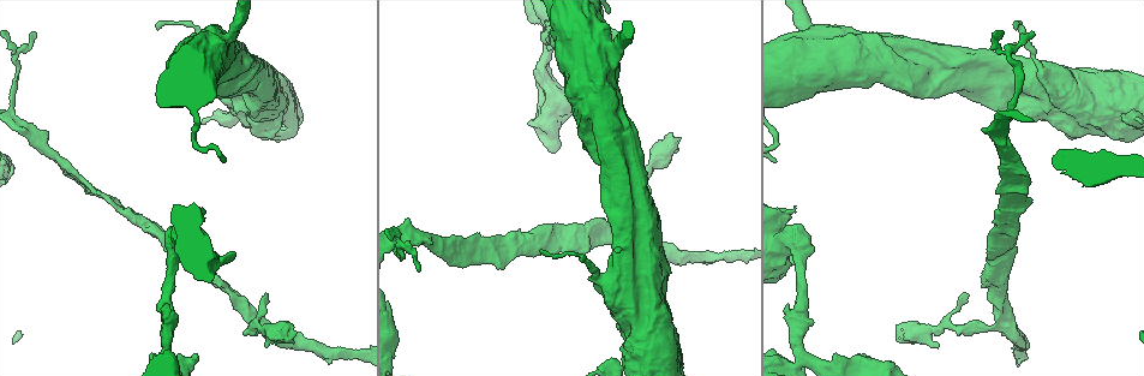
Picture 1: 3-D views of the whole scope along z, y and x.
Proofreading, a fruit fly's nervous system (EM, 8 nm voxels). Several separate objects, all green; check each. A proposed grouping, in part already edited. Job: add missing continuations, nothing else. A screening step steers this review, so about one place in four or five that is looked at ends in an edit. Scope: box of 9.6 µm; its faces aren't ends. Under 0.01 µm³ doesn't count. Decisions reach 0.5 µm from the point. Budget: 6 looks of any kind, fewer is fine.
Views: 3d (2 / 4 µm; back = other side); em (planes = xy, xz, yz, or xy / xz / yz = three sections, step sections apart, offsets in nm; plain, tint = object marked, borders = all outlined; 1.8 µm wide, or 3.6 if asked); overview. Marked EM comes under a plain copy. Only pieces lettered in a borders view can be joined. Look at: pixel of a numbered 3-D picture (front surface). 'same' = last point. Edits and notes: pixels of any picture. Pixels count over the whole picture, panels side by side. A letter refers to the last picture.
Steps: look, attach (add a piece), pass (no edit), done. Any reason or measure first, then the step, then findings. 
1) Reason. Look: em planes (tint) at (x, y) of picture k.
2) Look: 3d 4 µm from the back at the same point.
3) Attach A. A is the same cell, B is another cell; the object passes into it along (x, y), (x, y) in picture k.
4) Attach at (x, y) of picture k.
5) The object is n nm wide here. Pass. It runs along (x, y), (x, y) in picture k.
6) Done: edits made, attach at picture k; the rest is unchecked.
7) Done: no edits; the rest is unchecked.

Look: em planes (borders) at (13, 58) of picture 1.

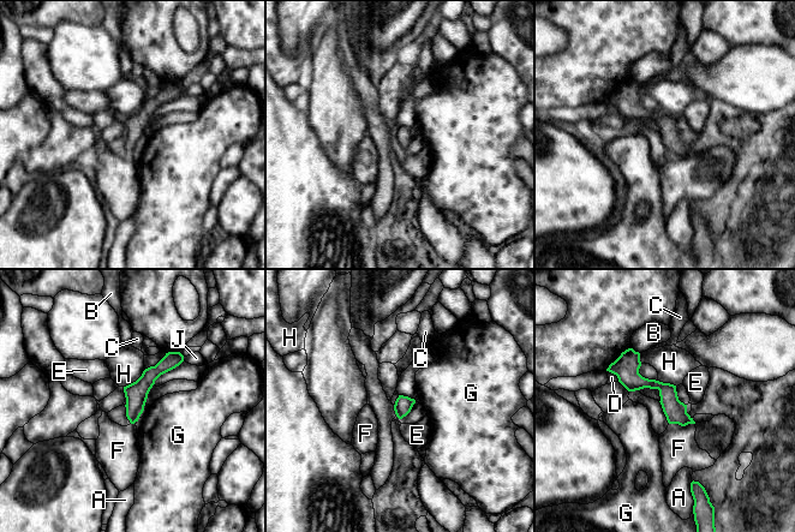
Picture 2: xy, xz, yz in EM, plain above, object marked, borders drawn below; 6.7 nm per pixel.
The object is 120 nm wide here. Pass. A, B, C, D, E, F, G, H and J are other cells; a border runs along (145, 369), (135, 381), (124, 387) in picture 2; no lettered piece goes on from it.

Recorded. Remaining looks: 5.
Branch stops here. Look: 3d 2 µm at (983, 131) of picture 1.

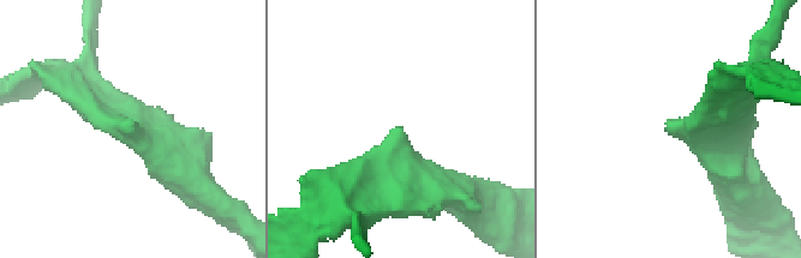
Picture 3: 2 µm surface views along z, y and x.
Now the EM. Look: em xy step 16 (borders) at (402, 126) of picture 3.

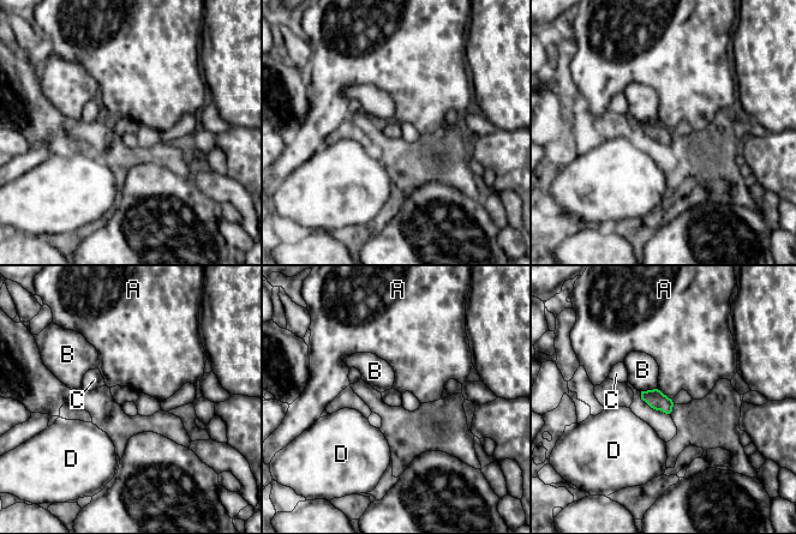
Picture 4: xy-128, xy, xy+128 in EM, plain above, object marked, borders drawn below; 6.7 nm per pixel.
Another direction. Look: em planes (borders) at the same point.

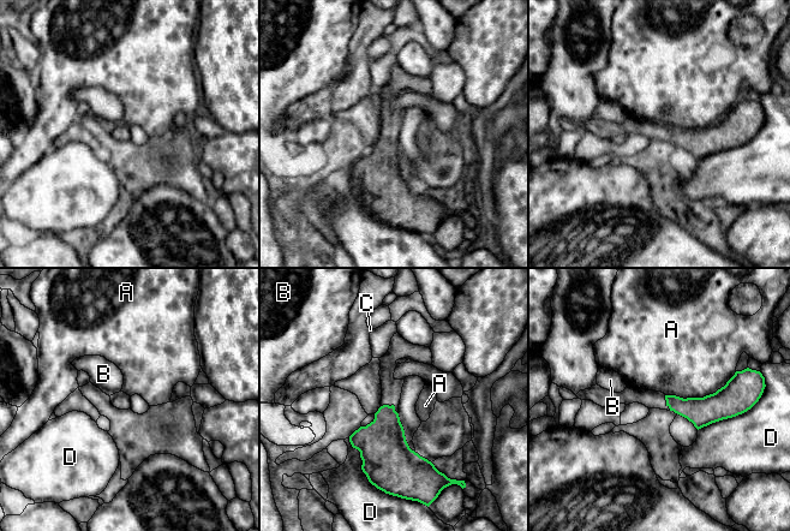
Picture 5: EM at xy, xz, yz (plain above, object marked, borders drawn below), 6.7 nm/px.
Pass. A, B, C and D are other cells; a border runs along (736, 371), (702, 397), (665, 395) in picture 5; no lettered piece goes on from it.

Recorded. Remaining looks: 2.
Branch stops here. Look: em xy step 8 (borders) at (290, 330) of picture 1.

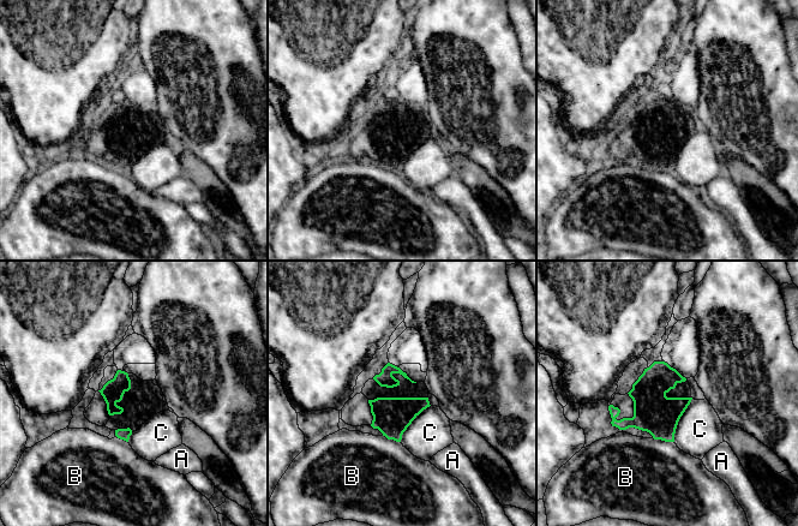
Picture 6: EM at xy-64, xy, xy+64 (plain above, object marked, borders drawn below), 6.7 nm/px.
Pass. A, B and C are other cells; a border runs along (692, 399), (678, 422), (673, 441) in picture 6; none of them fits.

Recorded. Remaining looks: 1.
Done: no edits; the rest is unchecked.

